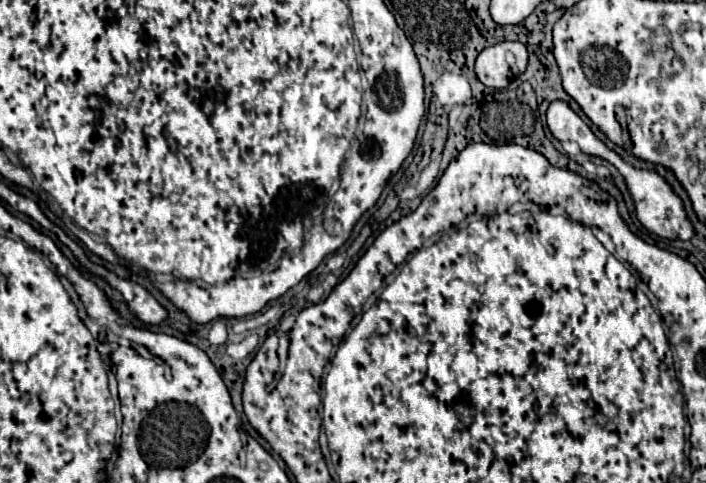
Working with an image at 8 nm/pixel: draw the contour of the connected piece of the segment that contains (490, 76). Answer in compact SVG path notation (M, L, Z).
M502 41L484 49L476 59L476 75L486 87L504 89L524 73L528 51L522 43Z

